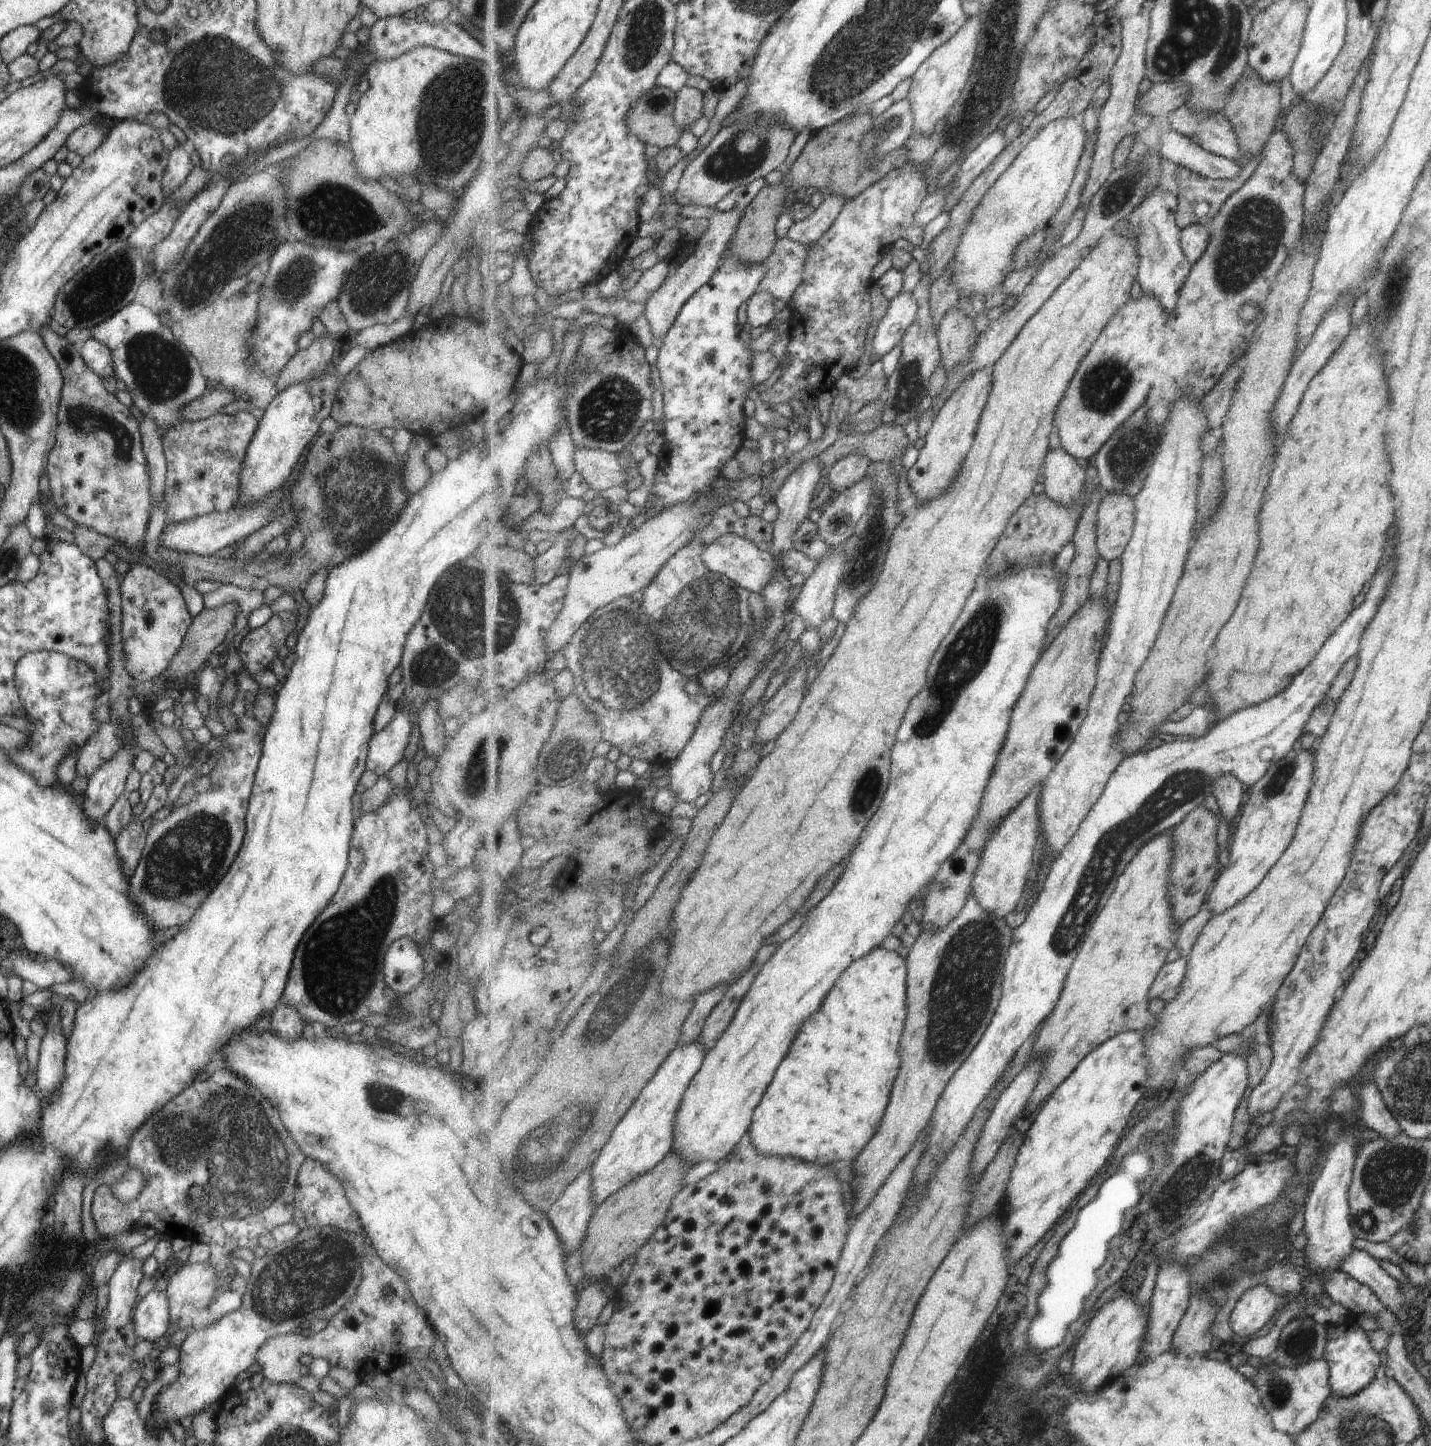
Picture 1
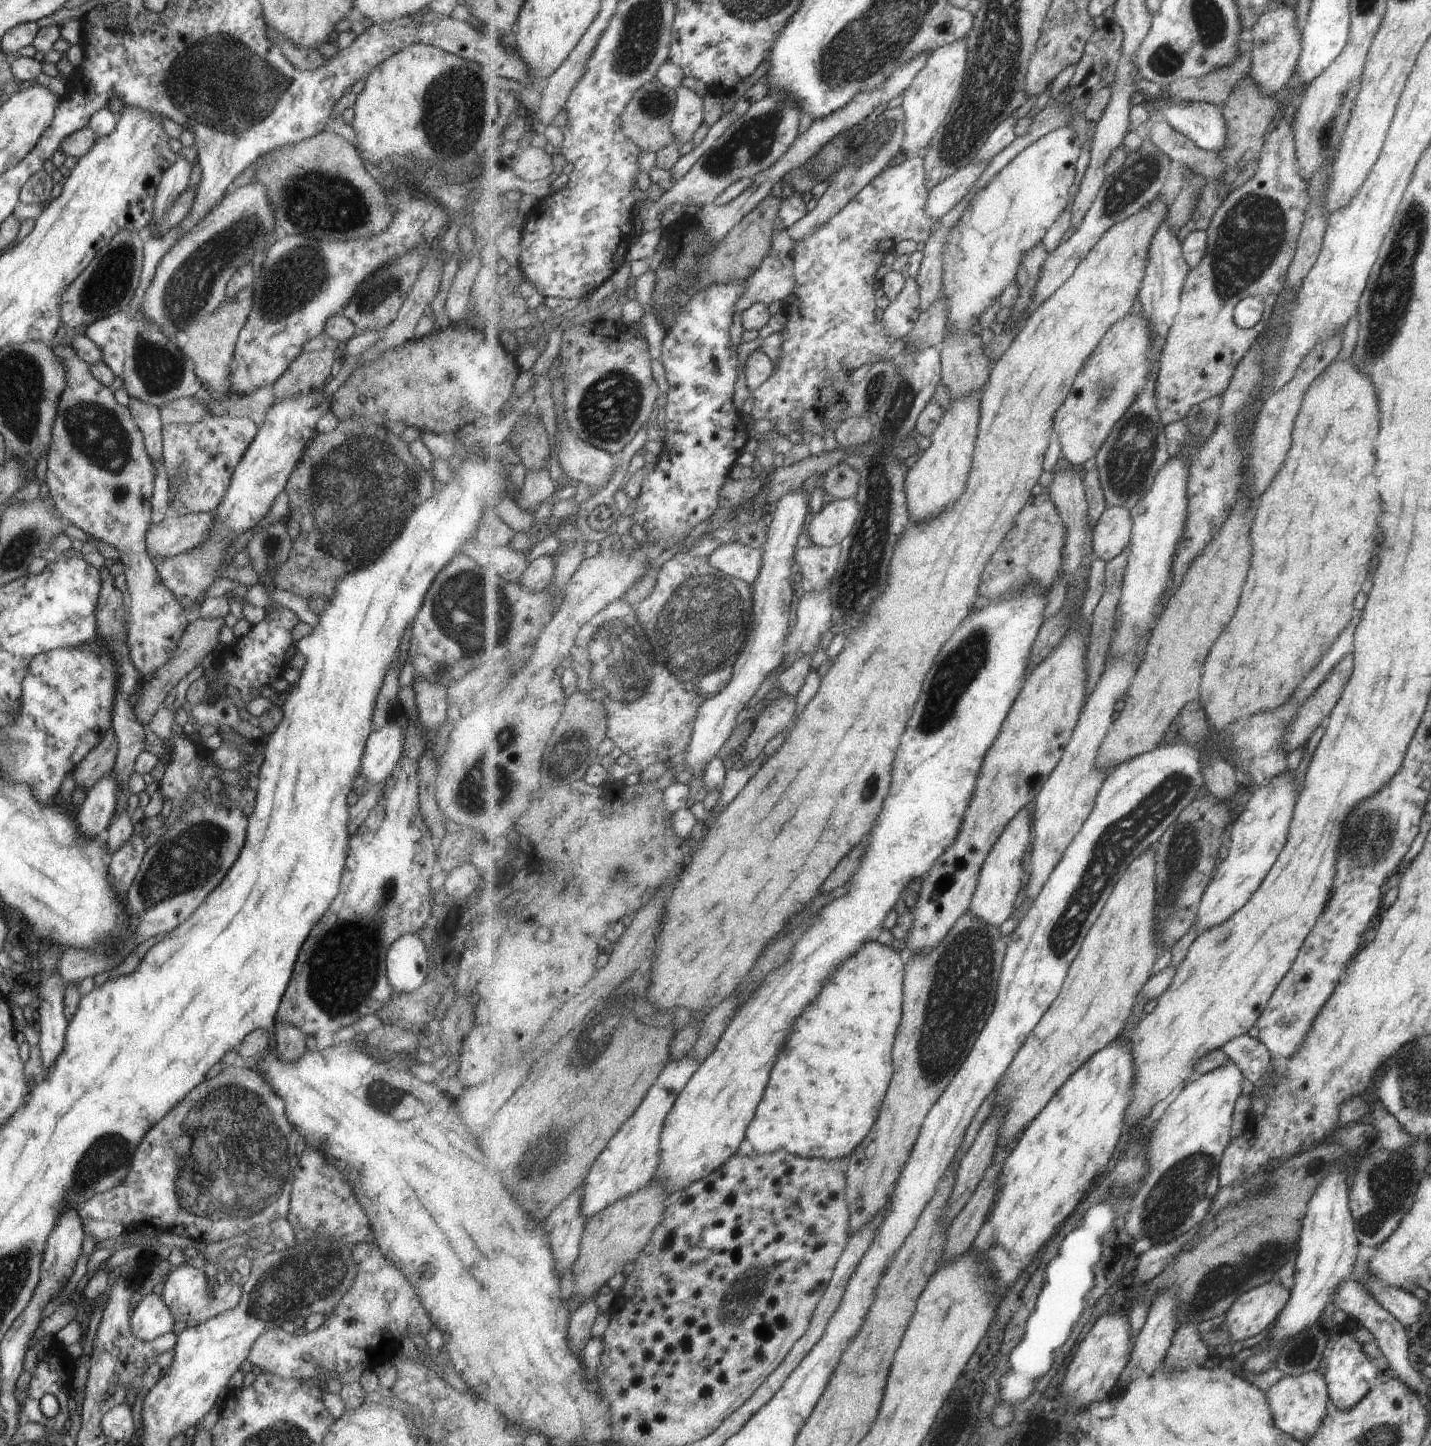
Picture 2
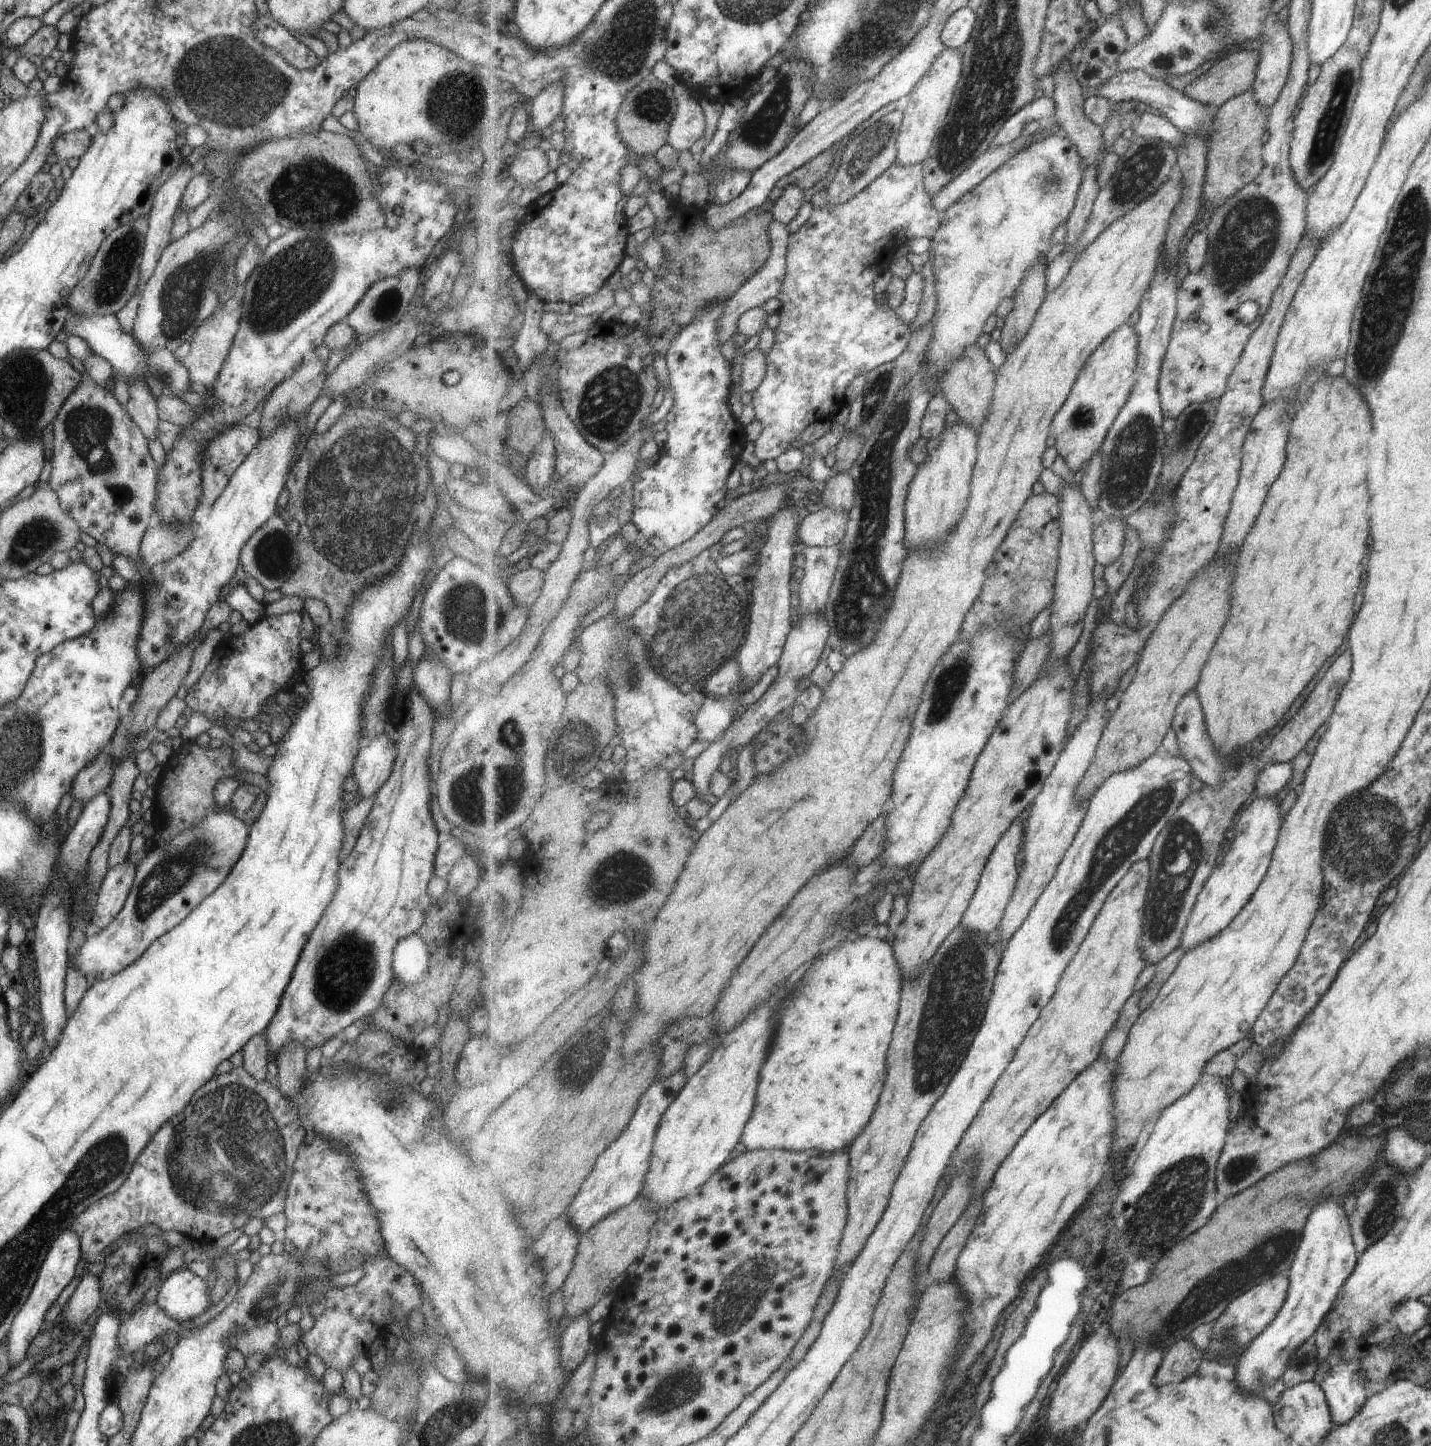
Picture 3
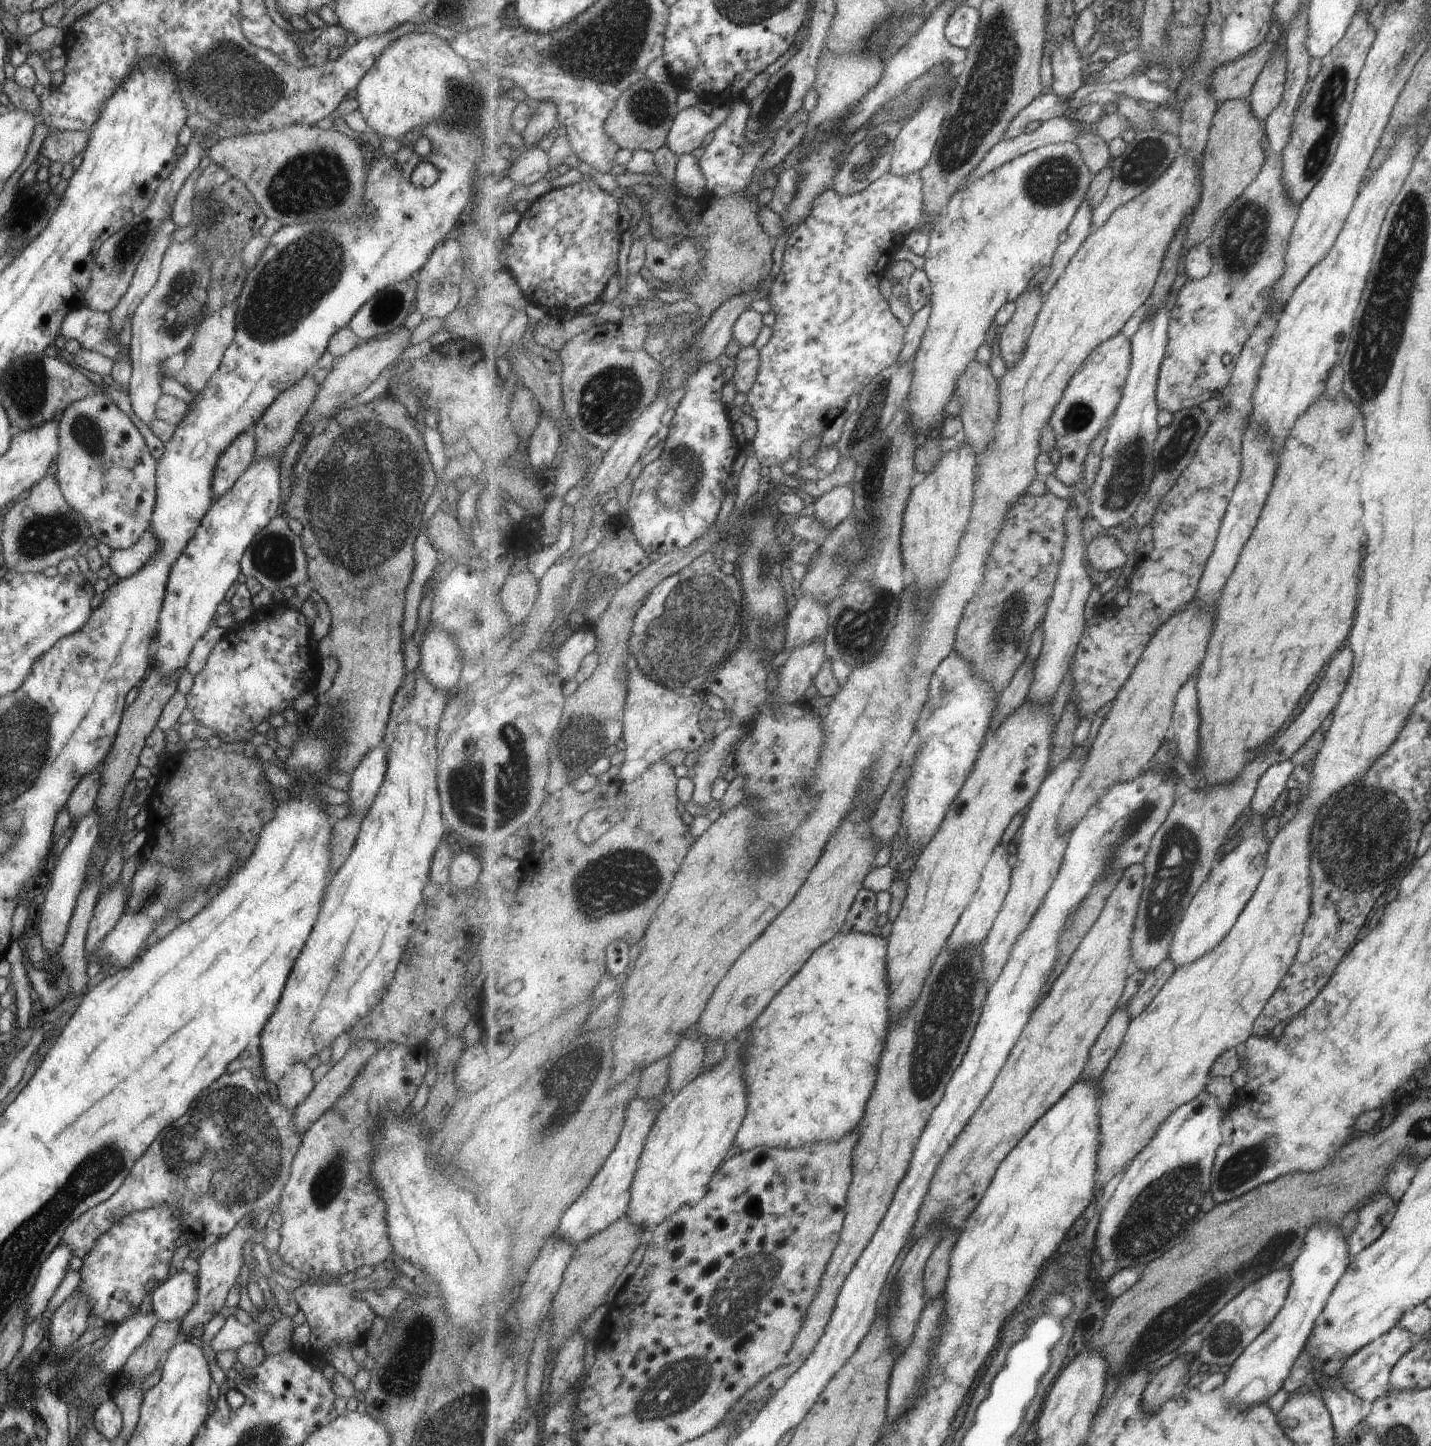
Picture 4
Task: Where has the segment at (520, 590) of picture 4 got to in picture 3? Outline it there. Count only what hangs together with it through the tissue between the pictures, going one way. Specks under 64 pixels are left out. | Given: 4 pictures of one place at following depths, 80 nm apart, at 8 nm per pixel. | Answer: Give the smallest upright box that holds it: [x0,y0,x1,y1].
[507,567,545,607]

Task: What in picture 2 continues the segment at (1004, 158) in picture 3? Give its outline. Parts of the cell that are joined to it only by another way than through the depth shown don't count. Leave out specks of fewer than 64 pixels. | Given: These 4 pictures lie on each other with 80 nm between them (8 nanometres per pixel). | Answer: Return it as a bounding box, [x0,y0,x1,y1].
[927,161,991,220]

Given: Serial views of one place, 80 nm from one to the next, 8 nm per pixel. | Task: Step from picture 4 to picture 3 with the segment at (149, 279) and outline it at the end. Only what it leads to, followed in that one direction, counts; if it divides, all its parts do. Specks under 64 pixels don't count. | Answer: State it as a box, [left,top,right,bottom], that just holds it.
[136,162,193,294]

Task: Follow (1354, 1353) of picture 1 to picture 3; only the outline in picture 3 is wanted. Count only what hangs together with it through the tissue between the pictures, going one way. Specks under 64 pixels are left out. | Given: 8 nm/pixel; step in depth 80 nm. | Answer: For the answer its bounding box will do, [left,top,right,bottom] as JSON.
[1313,1346,1383,1425]

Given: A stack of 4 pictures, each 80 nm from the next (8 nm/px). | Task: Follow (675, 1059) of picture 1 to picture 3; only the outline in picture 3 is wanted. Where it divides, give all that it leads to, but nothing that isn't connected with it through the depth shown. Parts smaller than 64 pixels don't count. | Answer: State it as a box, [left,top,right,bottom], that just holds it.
[566,1070,687,1235]

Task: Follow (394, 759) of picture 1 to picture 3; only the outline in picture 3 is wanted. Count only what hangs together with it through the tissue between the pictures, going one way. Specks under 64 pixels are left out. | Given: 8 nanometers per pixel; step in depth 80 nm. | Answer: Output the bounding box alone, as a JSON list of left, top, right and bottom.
[353,730,396,798]

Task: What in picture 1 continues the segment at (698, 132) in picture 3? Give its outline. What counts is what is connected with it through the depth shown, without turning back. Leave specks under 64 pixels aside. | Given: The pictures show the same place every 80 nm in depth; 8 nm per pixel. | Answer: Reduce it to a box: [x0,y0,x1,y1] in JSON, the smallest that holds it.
[674,86,704,133]

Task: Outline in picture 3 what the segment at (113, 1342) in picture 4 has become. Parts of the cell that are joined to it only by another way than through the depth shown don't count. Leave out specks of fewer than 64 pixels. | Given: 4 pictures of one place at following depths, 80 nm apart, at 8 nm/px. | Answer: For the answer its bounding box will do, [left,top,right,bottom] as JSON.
[116,1303,181,1355]

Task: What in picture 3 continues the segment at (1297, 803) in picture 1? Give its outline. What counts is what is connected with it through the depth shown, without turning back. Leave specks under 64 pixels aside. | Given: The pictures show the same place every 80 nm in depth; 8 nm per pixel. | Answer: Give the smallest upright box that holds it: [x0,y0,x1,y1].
[1177,795,1282,955]

